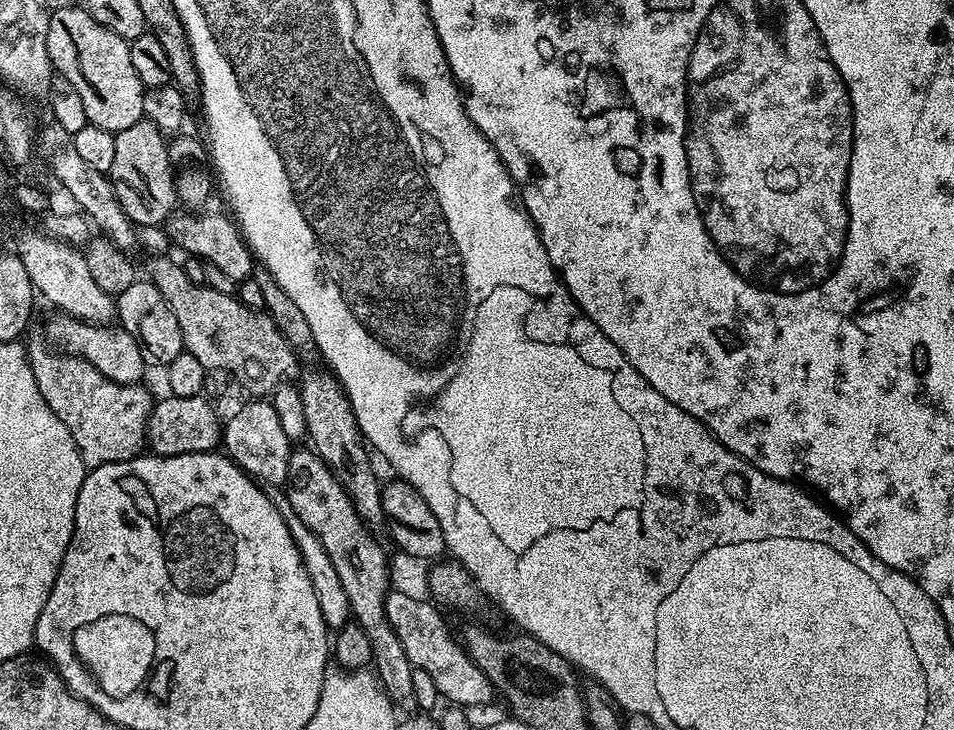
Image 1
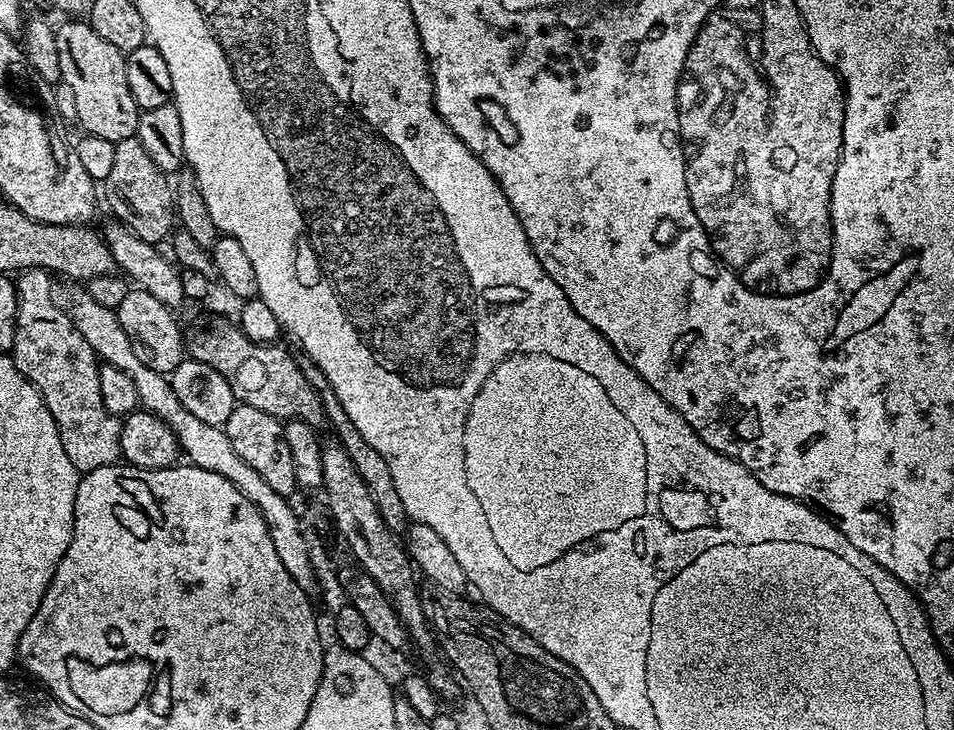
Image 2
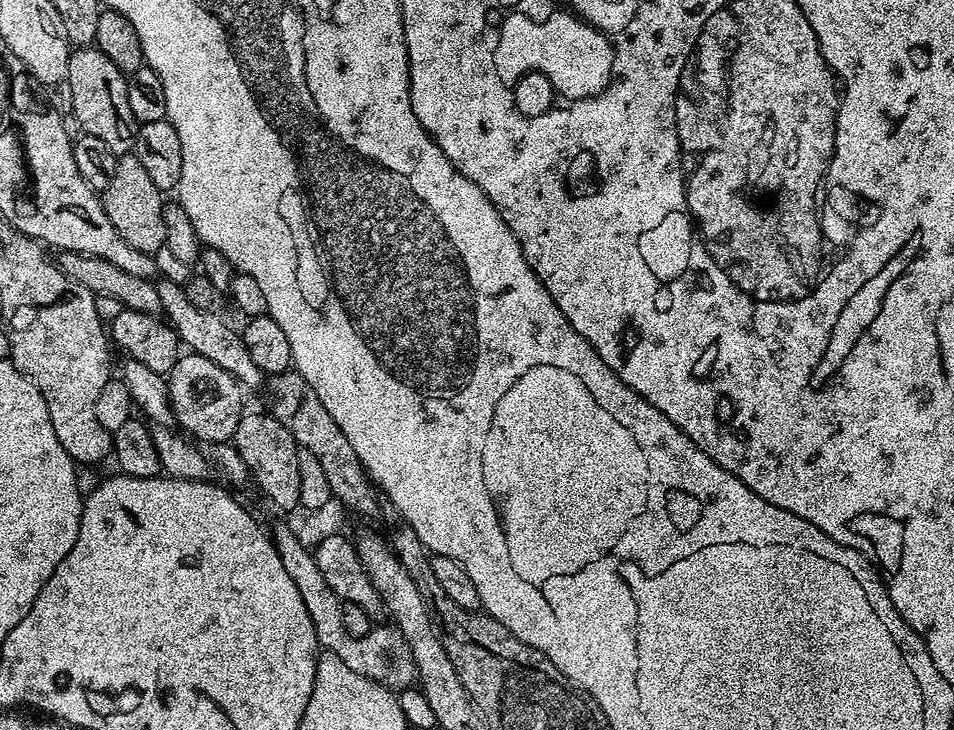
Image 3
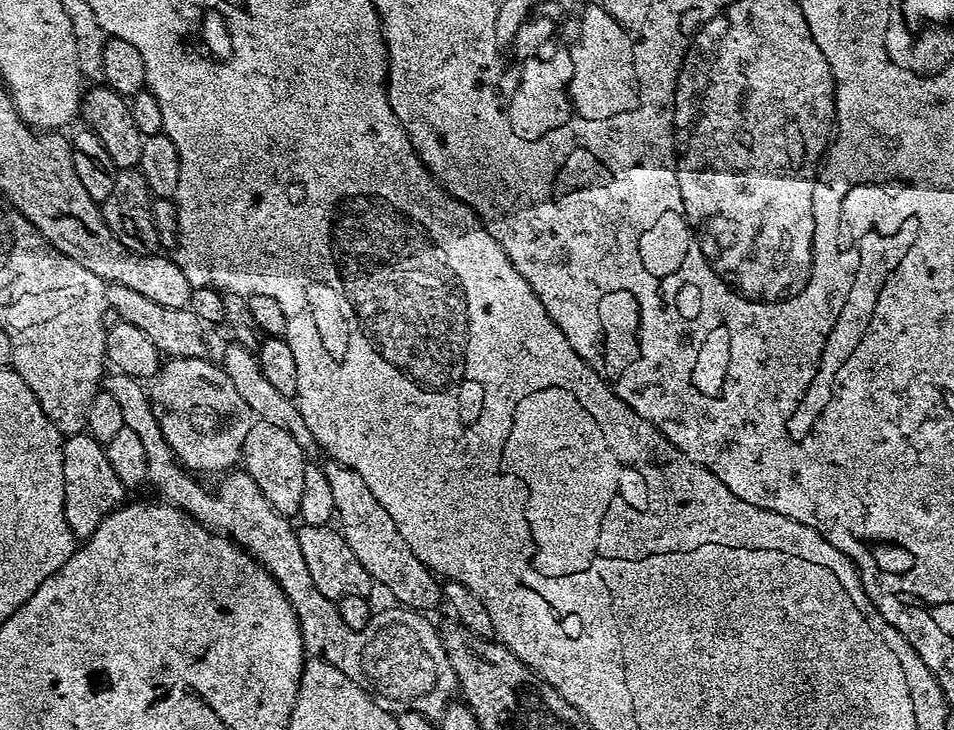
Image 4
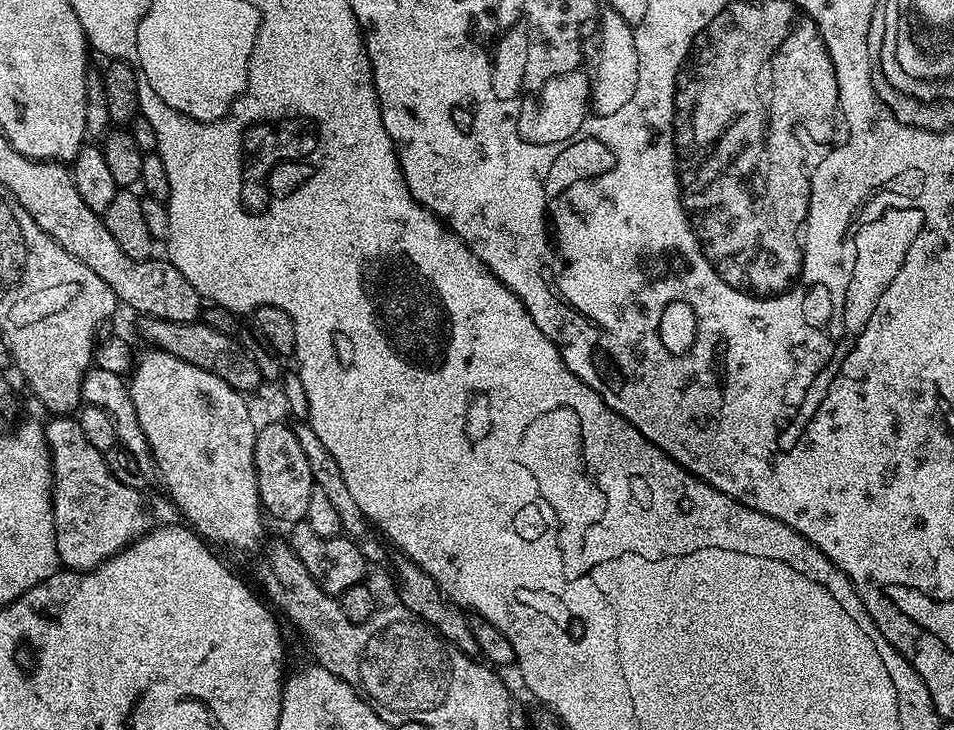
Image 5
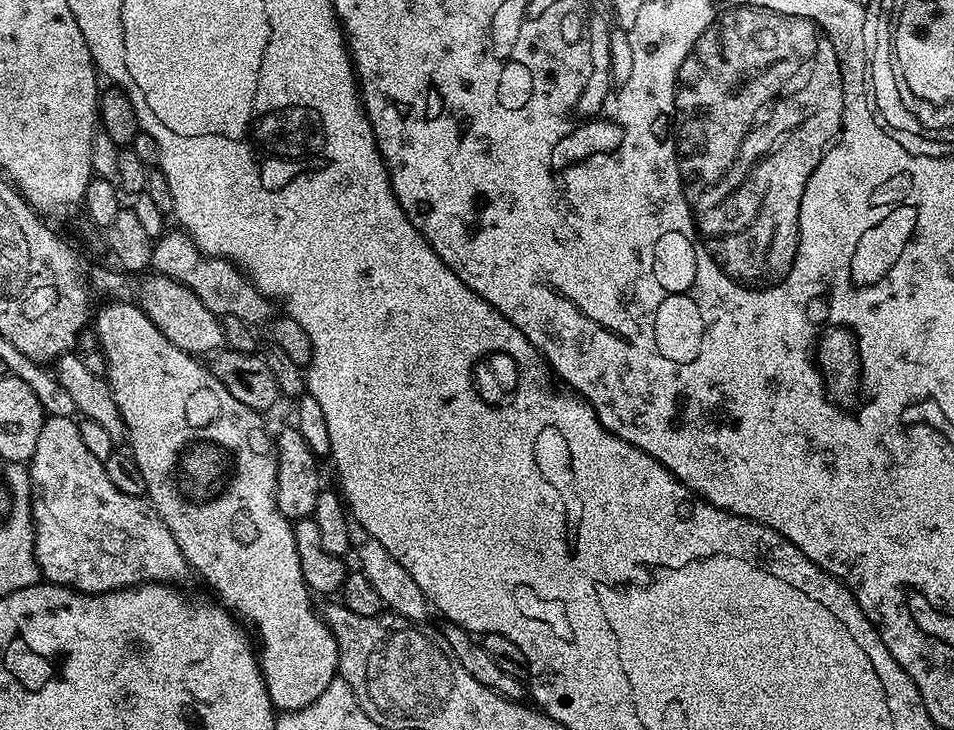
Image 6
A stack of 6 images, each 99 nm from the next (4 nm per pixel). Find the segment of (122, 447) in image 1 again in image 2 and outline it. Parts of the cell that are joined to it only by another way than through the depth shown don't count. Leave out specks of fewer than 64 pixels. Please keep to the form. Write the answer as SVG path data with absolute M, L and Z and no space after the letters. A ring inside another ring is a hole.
M30 268L19 273L15 281L16 301L16 333L12 343L11 358L31 384L38 389L40 397L46 402L54 422L58 426L58 434L62 438L62 446L70 462L74 462L77 472L83 474L90 470L98 470L103 464L114 464L121 459L120 426L121 417L111 416L104 408L104 389L100 387L100 370L97 357L90 342L78 334L74 322L67 311L52 297L53 277L42 268Z

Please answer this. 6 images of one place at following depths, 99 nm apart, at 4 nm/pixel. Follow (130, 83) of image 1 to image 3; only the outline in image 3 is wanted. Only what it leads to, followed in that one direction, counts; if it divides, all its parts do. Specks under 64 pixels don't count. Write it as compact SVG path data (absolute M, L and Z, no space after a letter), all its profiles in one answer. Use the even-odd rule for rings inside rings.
M95 46L77 47L75 51L68 57L68 78L66 87L72 95L72 112L76 115L76 120L99 142L107 151L123 154L123 152L131 153L136 147L136 136L140 133L140 121L134 118L134 110L128 101L128 85L125 73L118 70L118 66L114 66L114 62L110 62L110 58L106 58L106 54L102 54L99 48Z

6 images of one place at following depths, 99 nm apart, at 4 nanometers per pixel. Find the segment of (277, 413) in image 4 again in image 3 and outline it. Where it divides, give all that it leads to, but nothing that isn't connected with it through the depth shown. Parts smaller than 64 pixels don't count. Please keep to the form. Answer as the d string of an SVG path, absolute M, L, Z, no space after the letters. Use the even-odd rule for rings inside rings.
M172 280L159 281L156 284L156 289L163 315L166 317L167 323L171 324L176 331L176 335L180 337L181 345L185 349L191 350L202 358L210 358L210 362L214 362L214 366L222 366L222 370L229 372L237 384L245 389L259 386L260 380L262 381L262 373L250 359L250 350L246 350L246 342L237 329L235 332L216 313L216 310L200 311L196 309L193 303L186 298L183 283L177 282L175 284Z

